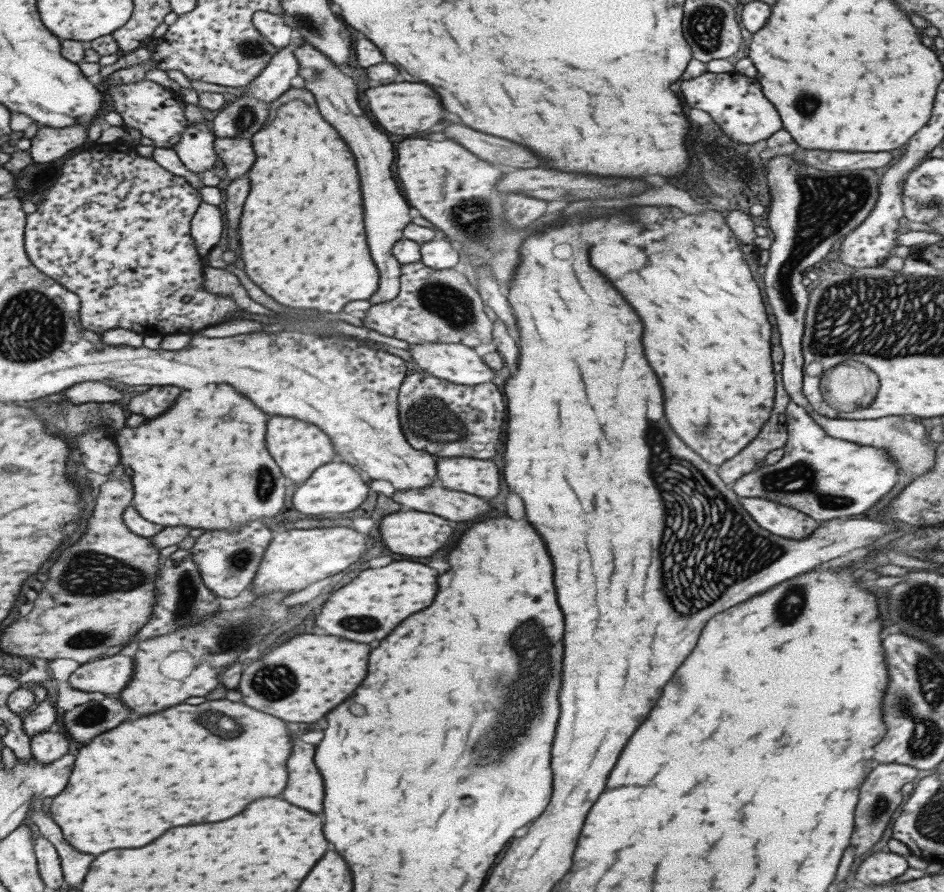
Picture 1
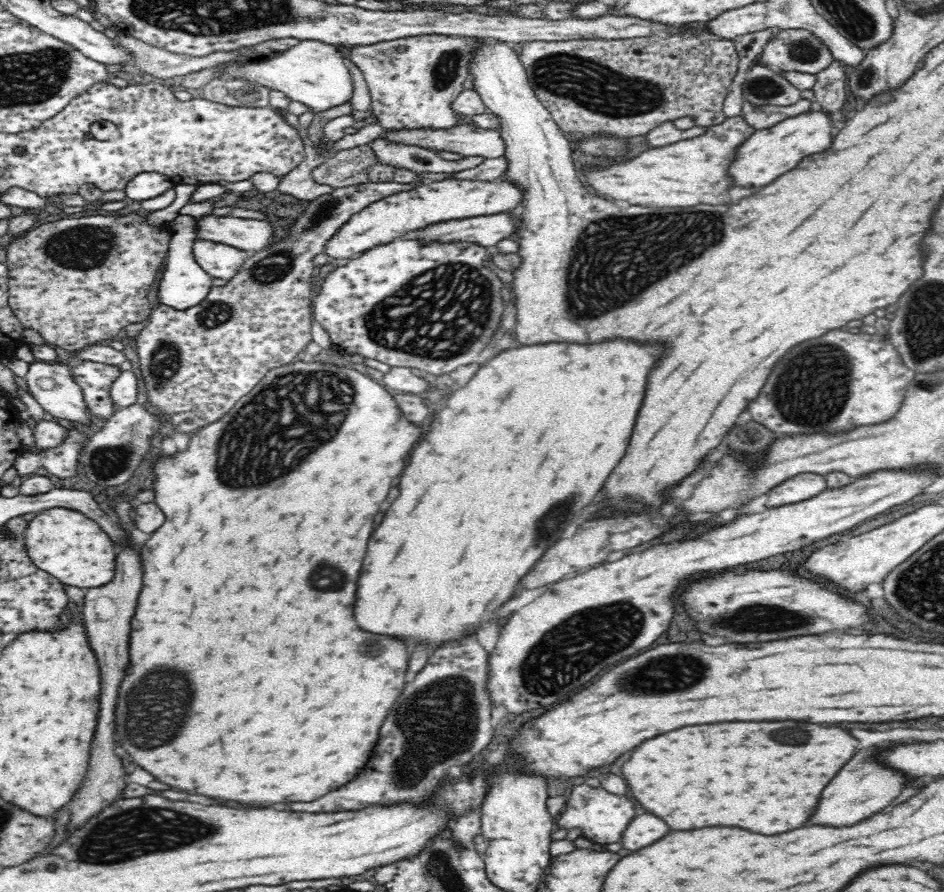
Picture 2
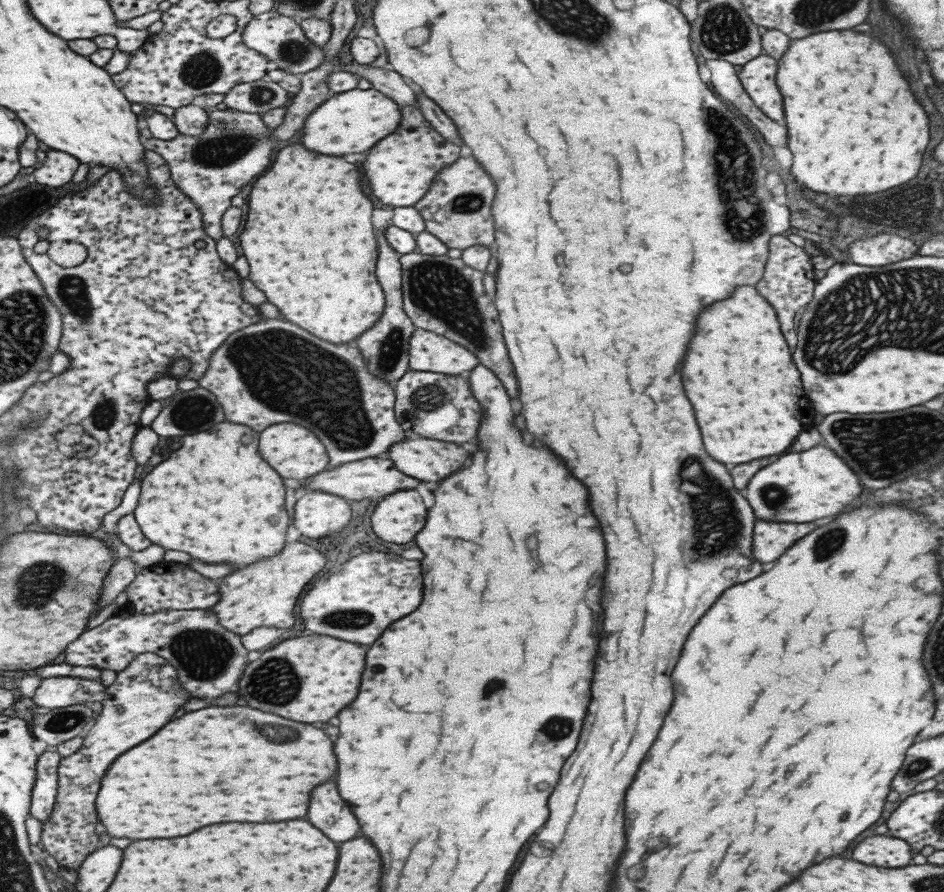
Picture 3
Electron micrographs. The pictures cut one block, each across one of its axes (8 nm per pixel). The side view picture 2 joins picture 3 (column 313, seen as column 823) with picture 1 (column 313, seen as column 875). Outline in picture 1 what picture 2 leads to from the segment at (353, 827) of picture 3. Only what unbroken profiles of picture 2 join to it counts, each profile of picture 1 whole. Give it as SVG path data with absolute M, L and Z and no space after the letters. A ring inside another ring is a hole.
M295 736L291 758L287 758L287 774L287 786L281 794L283 800L311 814L319 814L323 800L323 782L313 764L313 746L297 740Z

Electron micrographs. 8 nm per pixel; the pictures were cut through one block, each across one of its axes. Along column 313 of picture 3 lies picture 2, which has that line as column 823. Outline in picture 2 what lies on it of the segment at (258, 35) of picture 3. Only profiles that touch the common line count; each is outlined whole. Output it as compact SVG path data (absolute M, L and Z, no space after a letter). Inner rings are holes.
M777 30L761 54L764 65L783 72L817 75L833 61L828 47L807 30Z

